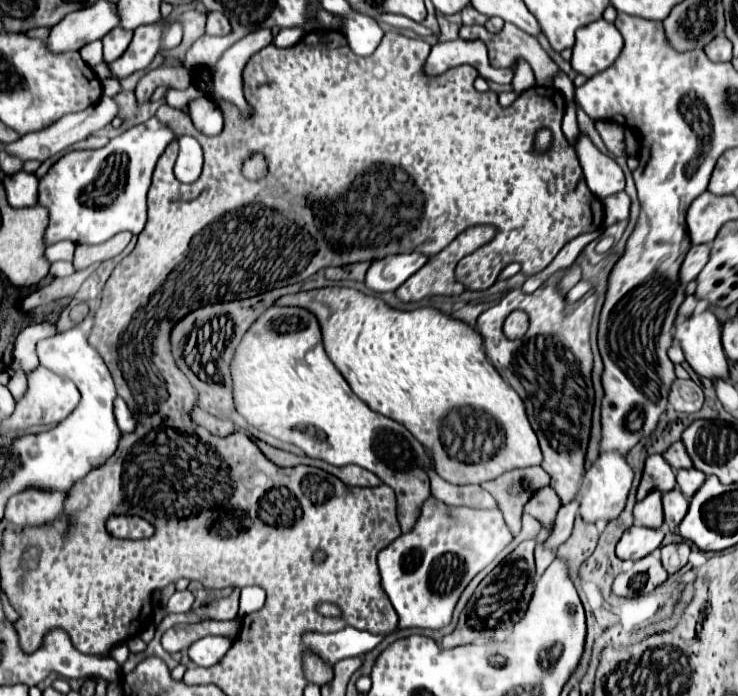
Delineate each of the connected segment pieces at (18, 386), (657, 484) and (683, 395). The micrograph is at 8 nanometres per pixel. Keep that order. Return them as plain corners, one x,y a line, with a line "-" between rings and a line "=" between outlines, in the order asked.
14,360
14,364
12,364
12,368
16,368
16,376
10,378
10,382
8,382
8,390
12,392
14,400
18,402
18,400
22,400
22,396
26,394
28,384
26,384
26,376
18,370
18,362
16,362
16,360
=
662,454
648,456
644,466
644,476
638,486
638,500
642,500
652,490
670,492
674,486
676,486
676,474
672,466
664,460
664,456
=
676,380
670,392
670,406
676,412
694,414
704,406
704,392
692,380

